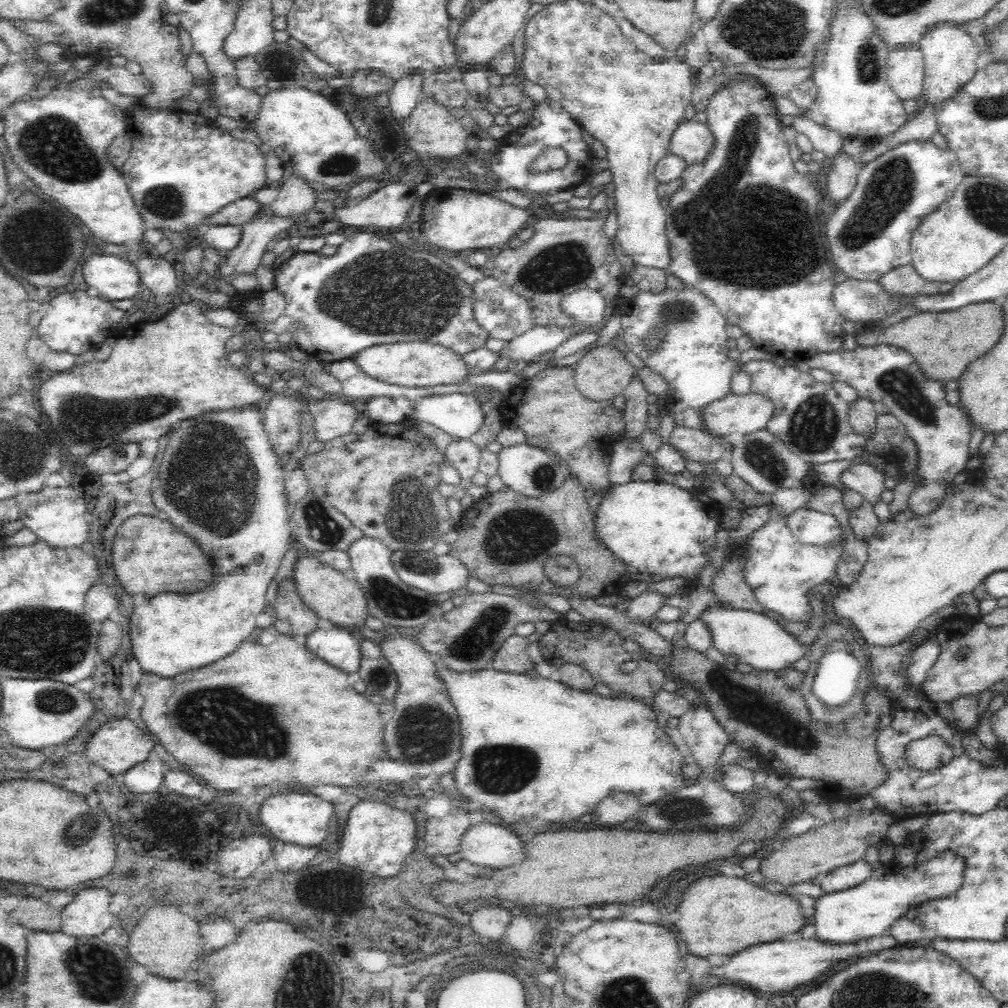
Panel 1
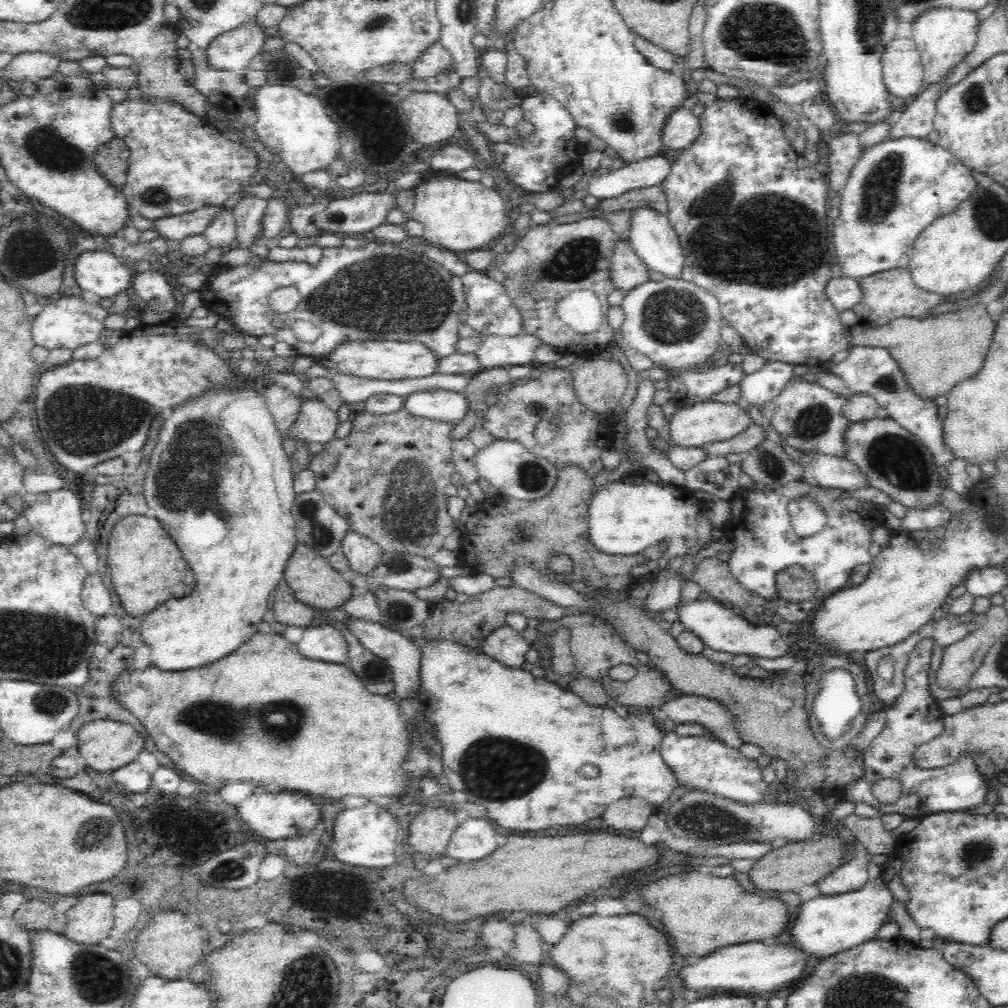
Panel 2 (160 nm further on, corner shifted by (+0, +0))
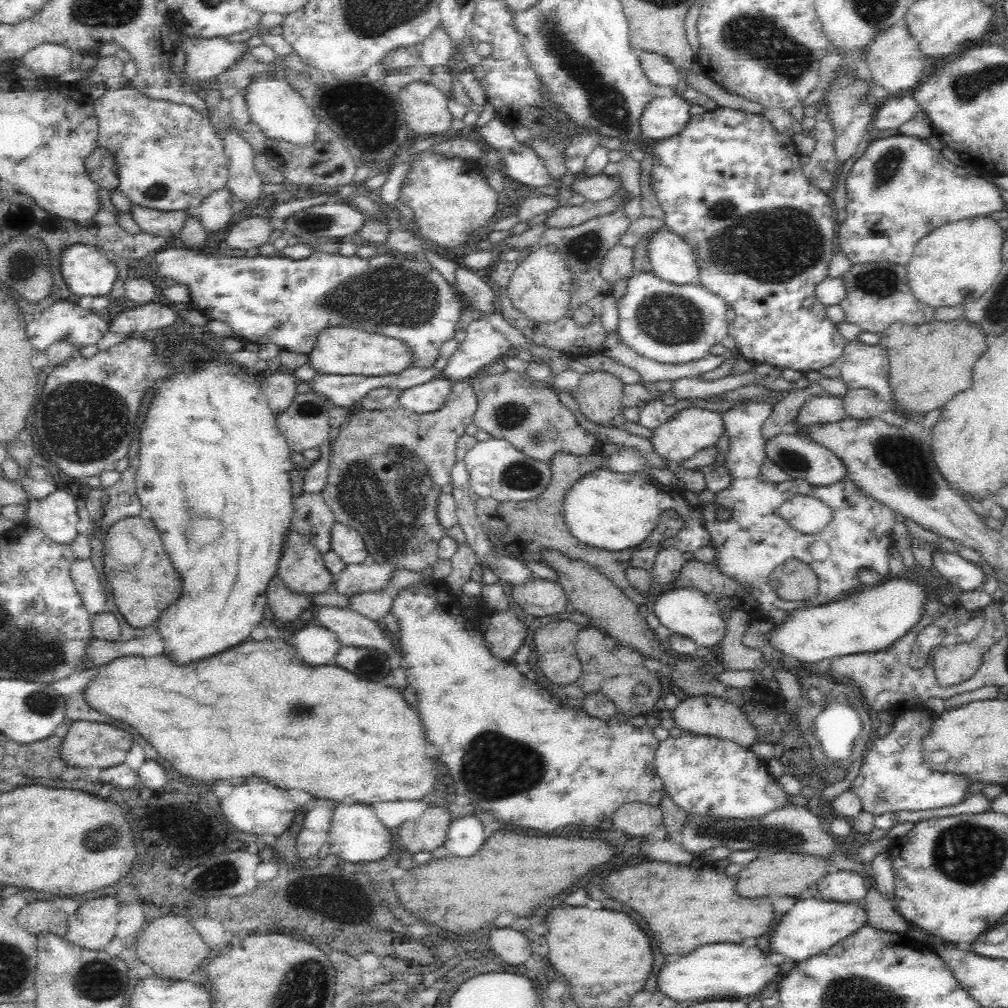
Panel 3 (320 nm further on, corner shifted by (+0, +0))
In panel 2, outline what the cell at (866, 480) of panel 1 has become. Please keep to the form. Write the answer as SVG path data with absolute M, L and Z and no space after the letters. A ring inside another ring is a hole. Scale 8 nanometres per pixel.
M802 452L802 479L816 487L828 487L852 492L868 485L868 477L846 457Z

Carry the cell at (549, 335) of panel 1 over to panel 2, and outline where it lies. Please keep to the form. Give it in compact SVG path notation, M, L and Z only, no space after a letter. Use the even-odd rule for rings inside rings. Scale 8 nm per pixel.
M520 334L516 337L482 335L480 346L473 353L482 370L494 367L519 366L529 364L534 358L534 349L541 341L532 335Z

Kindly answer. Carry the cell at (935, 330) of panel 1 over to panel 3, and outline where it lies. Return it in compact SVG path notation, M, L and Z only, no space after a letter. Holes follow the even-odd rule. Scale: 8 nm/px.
M935 319L920 326L893 323L881 333L879 348L889 357L889 383L895 406L910 414L925 415L972 387L974 365L988 350L989 340L976 323L964 319L954 322Z

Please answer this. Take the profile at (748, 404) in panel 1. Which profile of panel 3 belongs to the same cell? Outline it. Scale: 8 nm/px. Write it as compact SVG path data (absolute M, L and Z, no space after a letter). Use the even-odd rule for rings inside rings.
M683 408L673 414L664 424L651 430L649 440L656 454L663 460L672 463L686 462L694 458L698 452L716 445L718 438L724 433L723 415L702 408Z

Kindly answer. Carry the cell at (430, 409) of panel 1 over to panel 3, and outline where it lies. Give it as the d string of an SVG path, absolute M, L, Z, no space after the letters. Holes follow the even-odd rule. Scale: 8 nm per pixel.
M439 376L431 382L401 392L399 404L414 413L431 413L443 406L451 394L452 382Z

